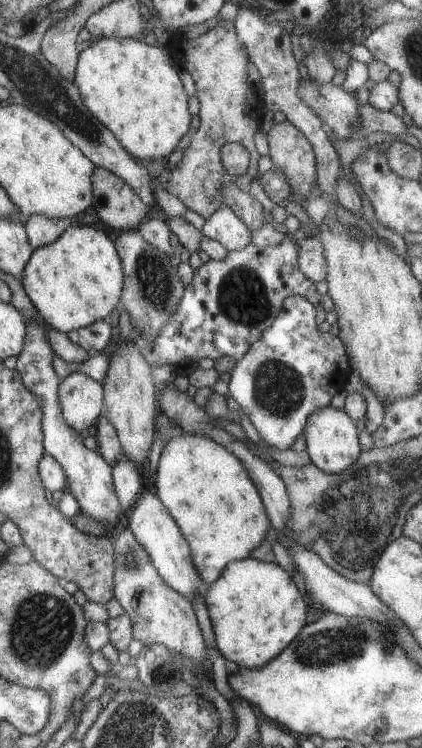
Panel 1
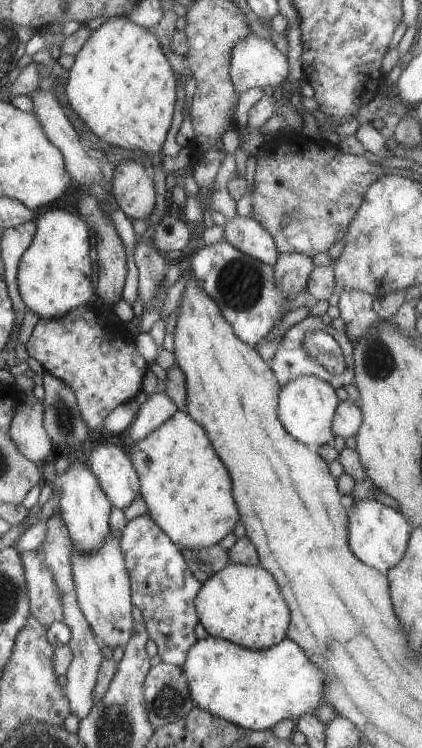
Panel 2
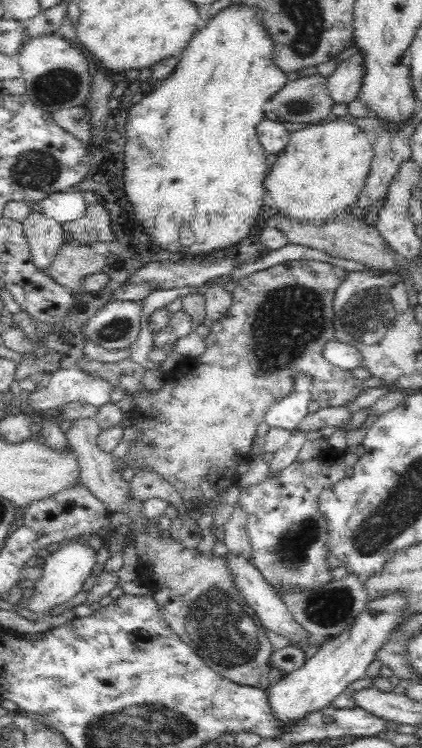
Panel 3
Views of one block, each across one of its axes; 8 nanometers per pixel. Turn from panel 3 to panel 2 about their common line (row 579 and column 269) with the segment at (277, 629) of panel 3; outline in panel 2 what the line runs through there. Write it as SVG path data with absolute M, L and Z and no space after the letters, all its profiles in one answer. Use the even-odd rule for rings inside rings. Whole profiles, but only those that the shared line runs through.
M235 215L226 219L223 228L223 241L251 258L273 266L277 262L276 243L267 230L263 230L255 220Z

